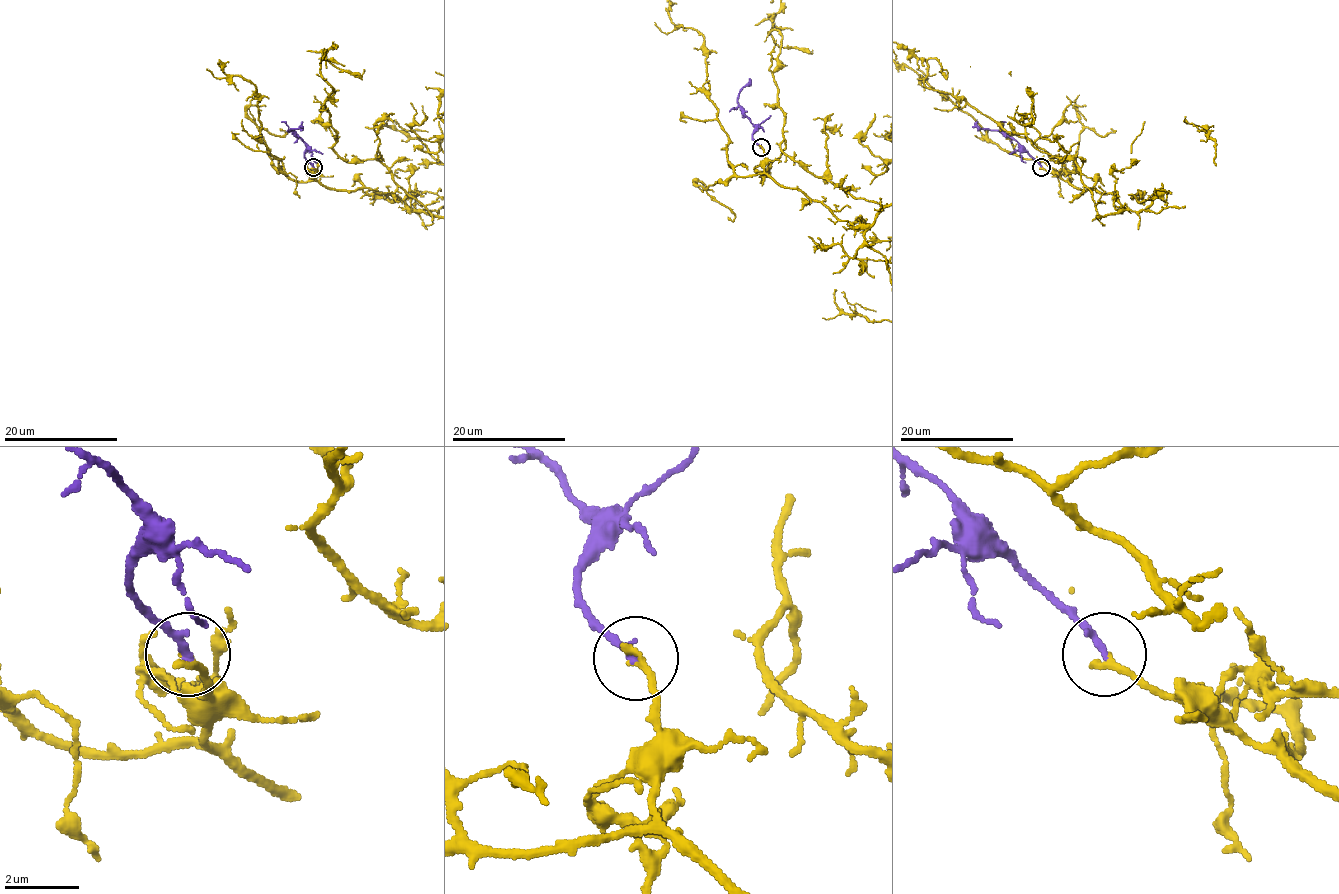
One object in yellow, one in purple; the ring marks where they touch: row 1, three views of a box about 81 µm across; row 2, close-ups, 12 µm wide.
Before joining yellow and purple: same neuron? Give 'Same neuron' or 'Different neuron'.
Same neuron

